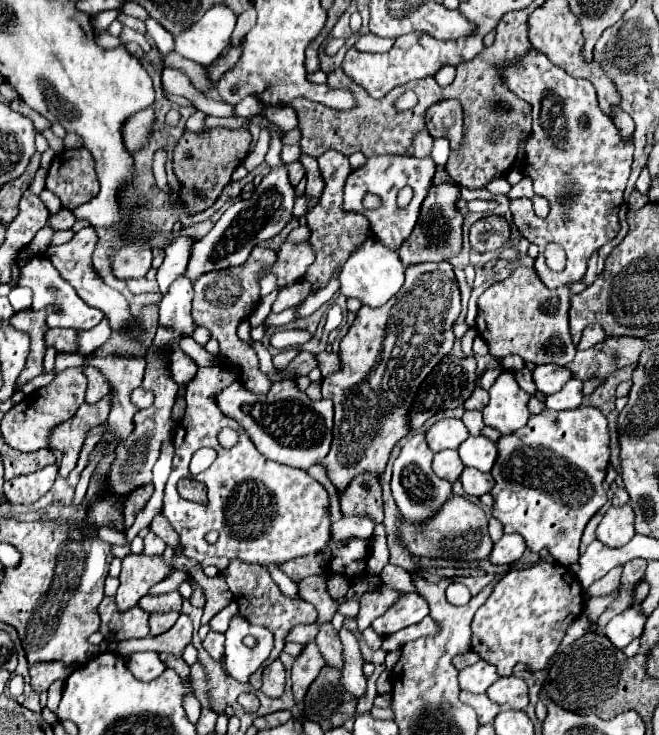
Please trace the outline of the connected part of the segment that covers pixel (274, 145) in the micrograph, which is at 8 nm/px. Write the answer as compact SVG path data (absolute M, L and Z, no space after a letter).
M270 130L271 133L271 141L270 141L270 148L267 152L267 155L265 157L265 162L270 167L281 167L285 164L281 160L280 153L283 146L283 143L279 136L275 134L273 130Z

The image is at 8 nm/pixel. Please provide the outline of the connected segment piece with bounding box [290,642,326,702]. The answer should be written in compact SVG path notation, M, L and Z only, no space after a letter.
M310 642L304 652L296 658L294 666L292 666L292 692L294 692L294 700L296 702L302 702L310 684L314 682L314 678L318 676L320 668L324 666L326 662L322 660L318 648L316 648L316 642Z

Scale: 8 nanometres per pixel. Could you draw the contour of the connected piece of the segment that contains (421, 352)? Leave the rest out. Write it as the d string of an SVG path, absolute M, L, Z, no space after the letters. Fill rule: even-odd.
M430 262L414 264L406 268L406 282L394 298L380 308L362 306L356 314L354 324L340 342L340 372L330 374L322 380L322 396L334 402L334 444L322 460L322 466L328 470L328 478L340 490L350 484L358 472L378 472L382 474L386 462L392 454L392 448L402 440L410 430L406 426L406 410L410 410L410 400L420 382L430 374L430 370L452 350L454 346L454 322L460 314L460 292L450 262ZM374 366L388 366L388 378L374 372Z

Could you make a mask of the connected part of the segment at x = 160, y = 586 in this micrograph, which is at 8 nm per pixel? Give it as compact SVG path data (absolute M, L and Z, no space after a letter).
M174 572L174 574L170 574L168 578L164 578L162 582L158 582L156 586L152 586L152 588L150 588L150 594L164 594L164 592L178 590L178 586L180 586L182 580L190 580L190 576L184 574L184 572Z

